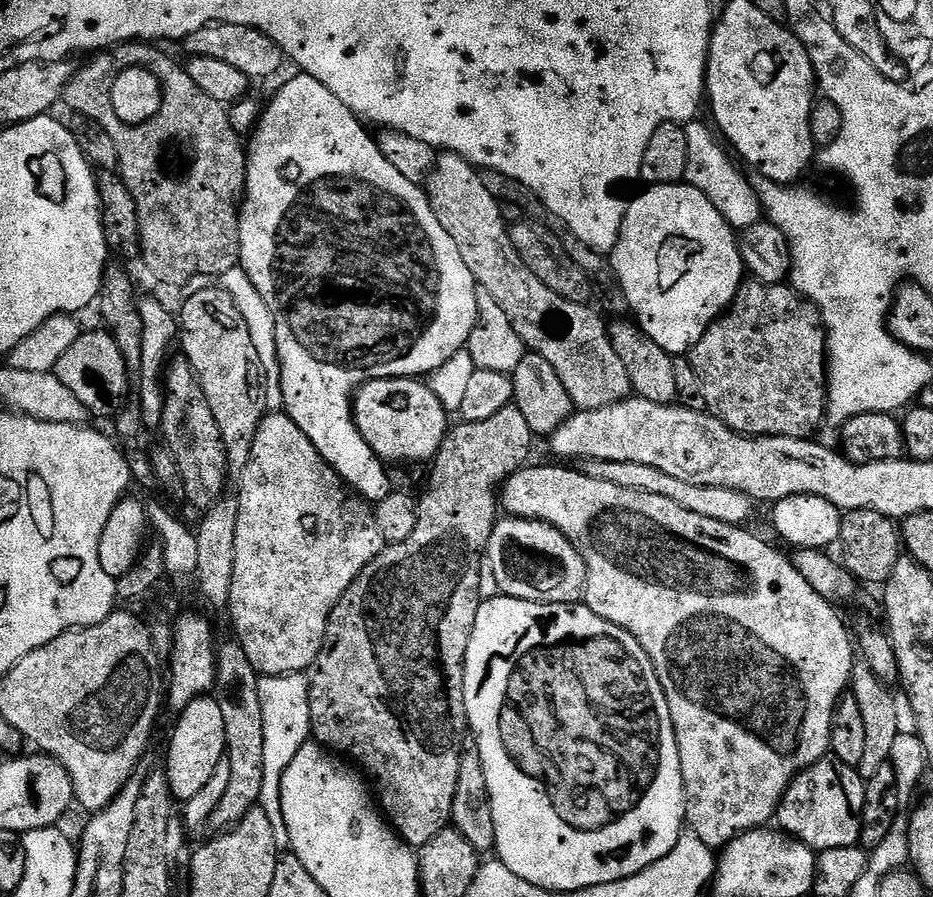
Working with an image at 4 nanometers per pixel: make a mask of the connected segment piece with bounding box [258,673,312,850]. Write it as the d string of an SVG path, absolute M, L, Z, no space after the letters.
M303 673L261 677L259 697L262 701L262 731L266 737L266 747L262 753L264 773L258 806L266 810L266 818L270 818L277 849L284 850L288 848L288 831L286 818L282 818L282 774L286 766L294 762L294 754L298 754L298 750L309 743L312 735L308 679Z

